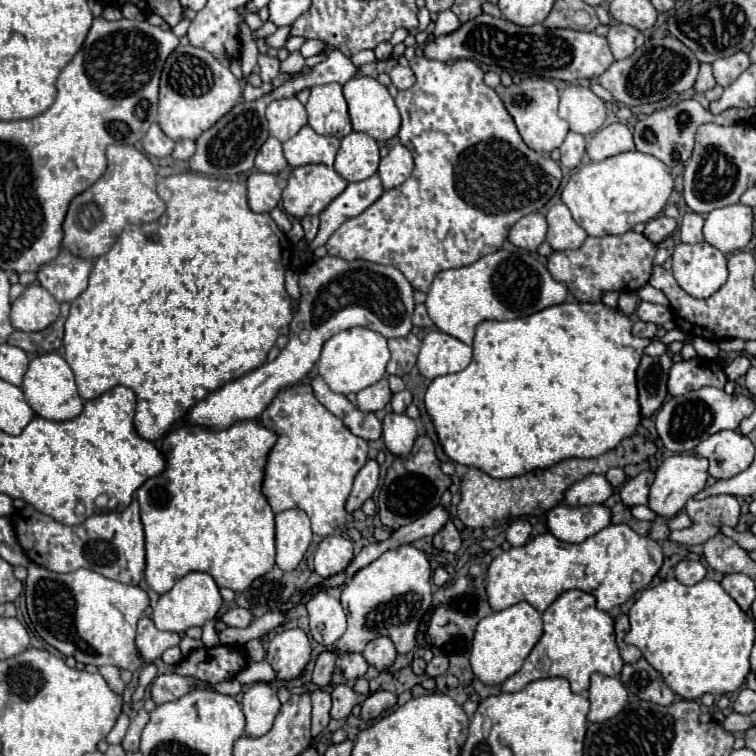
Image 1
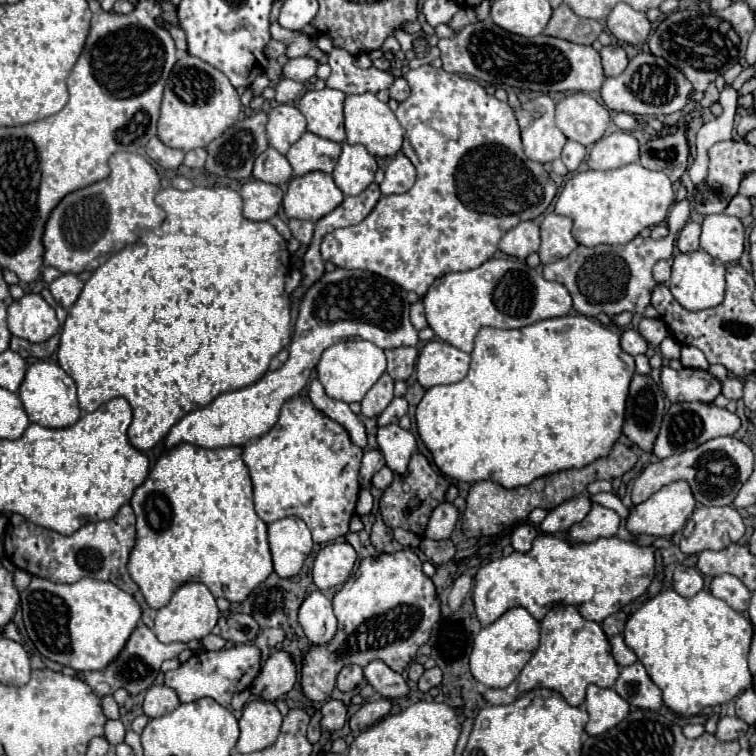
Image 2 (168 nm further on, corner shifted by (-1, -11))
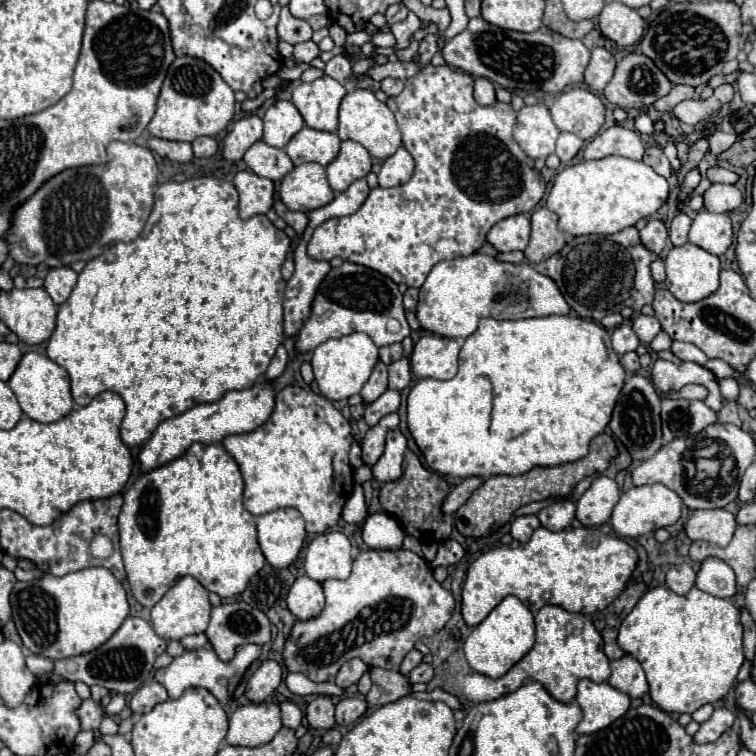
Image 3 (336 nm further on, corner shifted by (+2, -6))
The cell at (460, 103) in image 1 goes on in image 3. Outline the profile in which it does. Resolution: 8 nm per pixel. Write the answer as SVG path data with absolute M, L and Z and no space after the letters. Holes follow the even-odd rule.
M428 63L420 67L418 75L406 81L404 91L398 97L390 97L386 103L396 115L402 131L402 145L416 159L412 179L390 189L376 187L354 215L322 223L308 243L308 255L324 261L342 257L344 261L370 267L390 277L394 283L406 283L408 287L420 289L436 263L442 259L478 253L488 231L498 221L510 215L534 211L546 191L546 183L540 171L534 167L534 161L512 137L516 111L510 107L510 103L496 101L488 107L476 103L474 79L468 73L448 65L436 67Z

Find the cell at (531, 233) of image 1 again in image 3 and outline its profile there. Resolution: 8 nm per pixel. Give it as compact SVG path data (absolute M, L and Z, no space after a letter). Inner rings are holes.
M512 215L496 223L490 233L488 241L498 251L524 251L526 243L530 241L530 219L526 215Z

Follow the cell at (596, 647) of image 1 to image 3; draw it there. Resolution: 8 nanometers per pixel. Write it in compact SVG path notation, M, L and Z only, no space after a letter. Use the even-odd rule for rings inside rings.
M544 605L536 615L536 643L534 647L500 679L492 679L480 673L470 673L462 681L462 695L472 703L492 701L508 691L516 691L528 681L538 681L546 691L562 701L570 703L576 697L576 685L580 679L592 679L604 683L610 677L610 661L602 651L602 635L598 635L592 619L582 613L570 613L558 605Z

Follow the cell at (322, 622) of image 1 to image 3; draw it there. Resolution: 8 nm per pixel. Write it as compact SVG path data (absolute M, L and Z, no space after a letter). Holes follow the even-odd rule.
M306 575L298 577L288 593L288 609L292 611L292 615L300 621L308 621L314 619L322 613L324 607L324 593L322 593L322 585Z

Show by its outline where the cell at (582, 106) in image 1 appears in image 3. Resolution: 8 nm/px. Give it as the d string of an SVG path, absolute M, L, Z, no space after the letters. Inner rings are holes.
M574 87L551 95L550 117L560 133L574 133L588 141L604 125L604 103L588 89Z

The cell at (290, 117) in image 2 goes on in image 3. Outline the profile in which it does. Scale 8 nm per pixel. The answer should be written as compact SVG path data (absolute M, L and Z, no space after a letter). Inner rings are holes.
M278 99L274 105L270 105L266 109L262 141L272 145L272 147L284 149L288 145L288 141L302 127L304 127L304 119L302 119L300 111L294 107L294 103Z

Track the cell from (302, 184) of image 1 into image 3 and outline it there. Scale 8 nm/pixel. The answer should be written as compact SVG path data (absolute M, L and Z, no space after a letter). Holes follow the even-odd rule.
M304 163L294 167L282 179L280 197L290 211L310 213L330 203L330 199L334 199L334 191L328 185L326 169L322 165Z

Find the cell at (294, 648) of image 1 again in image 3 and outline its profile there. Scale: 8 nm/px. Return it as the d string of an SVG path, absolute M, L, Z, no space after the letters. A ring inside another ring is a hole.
M266 659L262 665L250 675L246 685L246 697L252 703L262 703L270 693L276 691L276 687L282 683L282 667L278 661Z

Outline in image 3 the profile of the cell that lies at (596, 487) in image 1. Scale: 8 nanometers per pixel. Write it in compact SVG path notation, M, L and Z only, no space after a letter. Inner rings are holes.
M556 501L548 507L544 507L538 513L538 519L540 519L542 527L546 527L550 531L562 531L562 529L570 527L570 523L574 519L574 511L576 511L574 501Z

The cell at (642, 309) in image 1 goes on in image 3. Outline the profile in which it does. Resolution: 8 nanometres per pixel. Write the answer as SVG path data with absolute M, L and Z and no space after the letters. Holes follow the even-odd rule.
M638 315L632 321L632 329L638 335L640 343L644 343L644 345L650 345L650 341L662 331L658 319L656 317L646 317L646 315Z

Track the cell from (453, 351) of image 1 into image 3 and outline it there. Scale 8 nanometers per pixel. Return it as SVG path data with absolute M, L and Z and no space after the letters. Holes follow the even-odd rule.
M424 335L414 345L410 365L418 379L452 379L458 371L460 343L440 335Z

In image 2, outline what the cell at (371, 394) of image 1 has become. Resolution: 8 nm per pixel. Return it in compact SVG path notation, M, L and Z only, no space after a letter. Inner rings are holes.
M383 374L361 400L361 412L369 418L377 418L389 406L389 400L393 400L393 380L389 374Z

